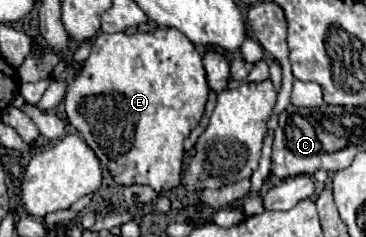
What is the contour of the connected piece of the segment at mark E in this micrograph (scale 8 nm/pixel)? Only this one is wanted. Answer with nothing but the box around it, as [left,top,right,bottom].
[64,28,210,212]

